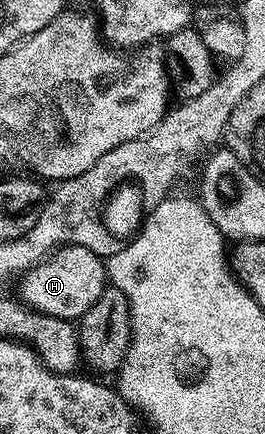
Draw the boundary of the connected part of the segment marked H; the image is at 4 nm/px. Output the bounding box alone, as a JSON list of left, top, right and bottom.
[18,246,109,320]

